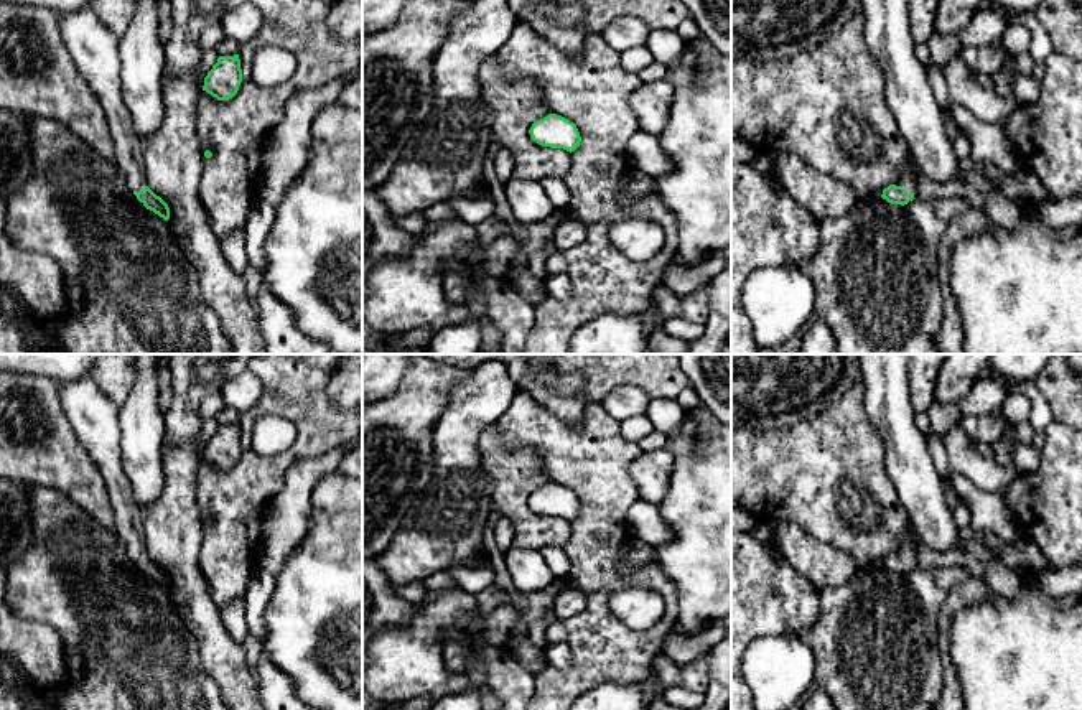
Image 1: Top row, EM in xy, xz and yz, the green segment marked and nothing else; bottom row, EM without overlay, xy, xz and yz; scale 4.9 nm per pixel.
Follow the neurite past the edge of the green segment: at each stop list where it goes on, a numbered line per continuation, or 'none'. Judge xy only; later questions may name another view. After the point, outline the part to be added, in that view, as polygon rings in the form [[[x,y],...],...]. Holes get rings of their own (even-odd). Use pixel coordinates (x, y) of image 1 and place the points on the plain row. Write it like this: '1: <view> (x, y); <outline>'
1: xy (94, 417); [[[91,377],[59,382],[59,395],[77,440],[94,460],[114,509],[115,534],[128,558],[147,555],[142,509],[133,499],[132,484],[120,458],[119,405]]]

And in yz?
1: yz (909, 537); [[[909,521],[907,527],[904,529],[904,532],[901,535],[899,547],[893,554],[902,555],[907,562],[914,563],[919,540],[921,540],[919,534],[917,534],[916,527]]]

